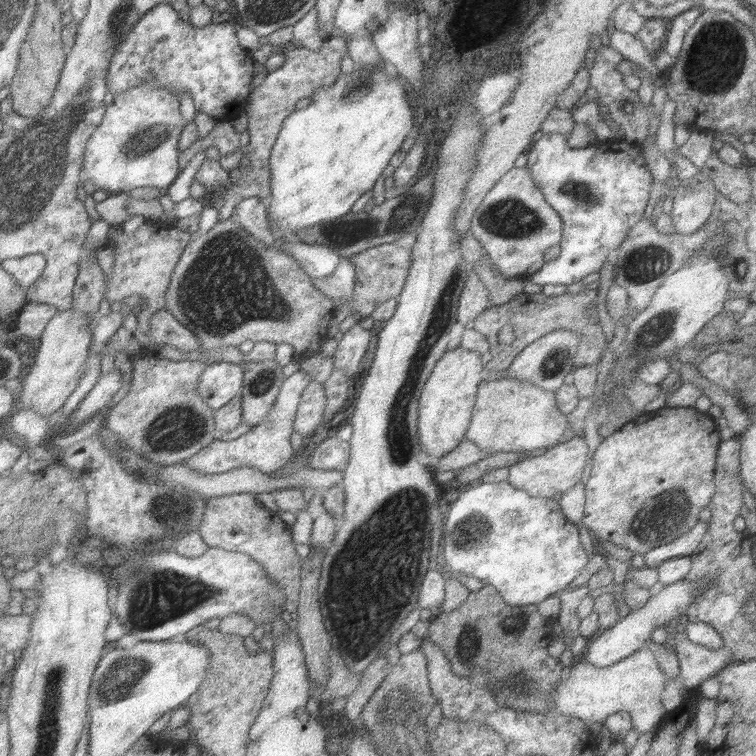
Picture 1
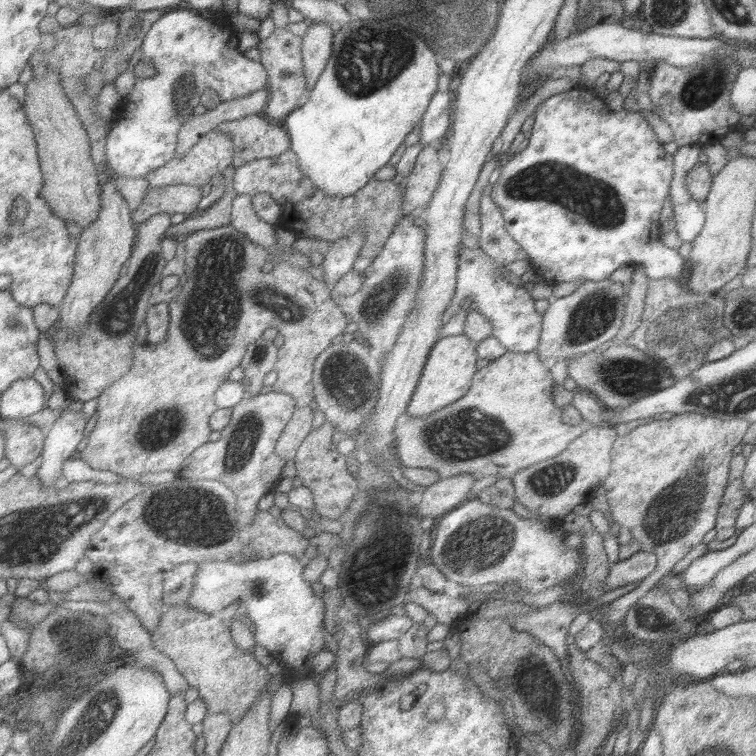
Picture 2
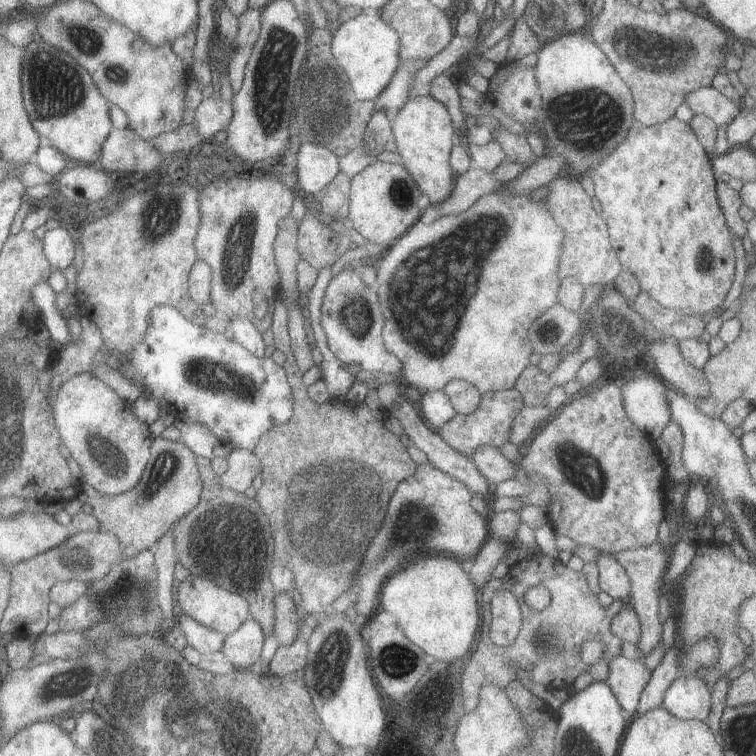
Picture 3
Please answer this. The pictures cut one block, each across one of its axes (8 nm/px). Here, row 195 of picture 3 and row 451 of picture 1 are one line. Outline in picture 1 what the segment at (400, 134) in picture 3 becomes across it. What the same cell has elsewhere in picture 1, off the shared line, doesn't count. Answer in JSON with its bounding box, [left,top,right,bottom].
[419,346,487,464]

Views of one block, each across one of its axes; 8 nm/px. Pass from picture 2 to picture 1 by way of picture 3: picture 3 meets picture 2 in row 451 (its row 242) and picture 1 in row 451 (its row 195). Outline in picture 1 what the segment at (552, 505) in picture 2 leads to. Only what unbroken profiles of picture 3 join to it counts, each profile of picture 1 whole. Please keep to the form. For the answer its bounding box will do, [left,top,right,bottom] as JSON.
[507,436,587,498]

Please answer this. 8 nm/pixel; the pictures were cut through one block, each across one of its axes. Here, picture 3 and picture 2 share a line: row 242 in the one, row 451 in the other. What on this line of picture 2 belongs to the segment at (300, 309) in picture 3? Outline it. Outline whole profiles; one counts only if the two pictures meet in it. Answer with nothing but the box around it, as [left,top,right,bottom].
[277,406,315,460]

